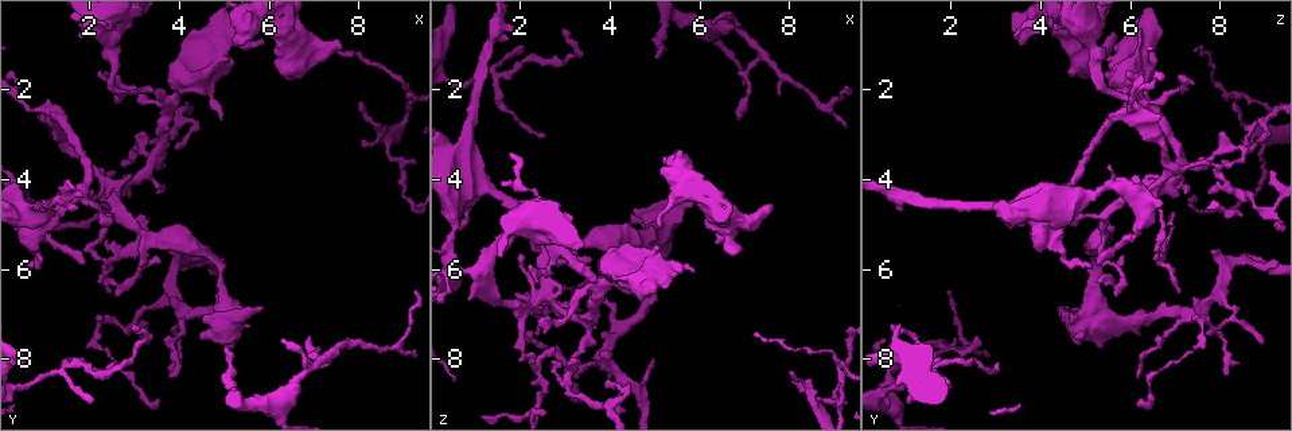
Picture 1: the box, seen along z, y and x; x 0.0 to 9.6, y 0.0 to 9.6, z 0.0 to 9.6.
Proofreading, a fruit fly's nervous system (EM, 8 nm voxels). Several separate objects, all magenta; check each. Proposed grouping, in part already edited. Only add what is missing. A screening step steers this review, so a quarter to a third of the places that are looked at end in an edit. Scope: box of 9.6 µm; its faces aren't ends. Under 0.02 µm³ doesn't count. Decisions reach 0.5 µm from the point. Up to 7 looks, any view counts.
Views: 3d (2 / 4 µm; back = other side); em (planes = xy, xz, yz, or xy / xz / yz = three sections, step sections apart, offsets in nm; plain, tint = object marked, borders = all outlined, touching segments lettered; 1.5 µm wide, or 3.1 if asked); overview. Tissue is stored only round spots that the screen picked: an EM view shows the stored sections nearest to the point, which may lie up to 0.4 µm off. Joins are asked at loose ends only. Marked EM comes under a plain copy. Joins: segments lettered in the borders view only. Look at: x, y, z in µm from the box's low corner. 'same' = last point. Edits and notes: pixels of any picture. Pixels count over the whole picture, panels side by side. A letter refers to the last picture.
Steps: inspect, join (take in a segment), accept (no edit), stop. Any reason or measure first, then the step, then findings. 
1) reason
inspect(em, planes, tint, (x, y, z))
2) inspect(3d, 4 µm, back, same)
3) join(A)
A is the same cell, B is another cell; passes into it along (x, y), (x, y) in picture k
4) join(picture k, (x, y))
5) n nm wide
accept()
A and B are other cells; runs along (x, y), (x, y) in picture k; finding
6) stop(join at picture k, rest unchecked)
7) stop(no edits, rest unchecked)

stops while still wide
inspect(em, planes, borders, (5.20, 0.95, 3.45))

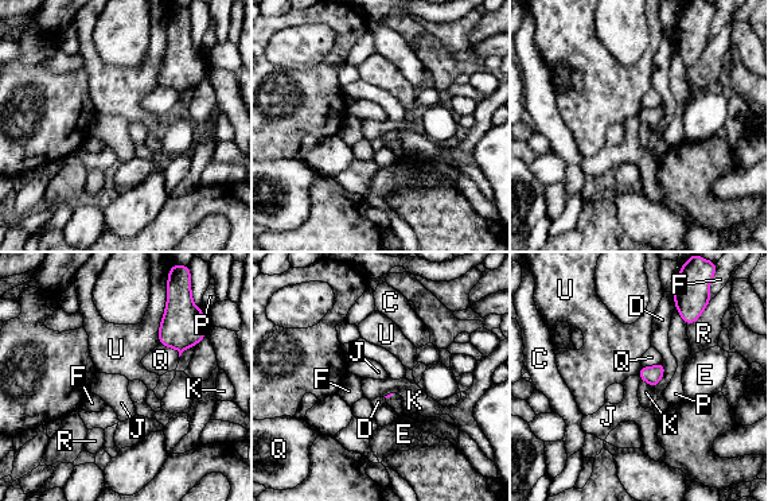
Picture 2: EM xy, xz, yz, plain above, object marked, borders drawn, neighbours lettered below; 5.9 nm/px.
accept()
C, D, E, F, J, K, P, Q, R and U are other cells; border along (636, 375), (640, 379) in picture 2; none of them fits

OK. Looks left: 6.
thin end
inspect(3d, 2 µm, (3.55, 5.85, 5.80))

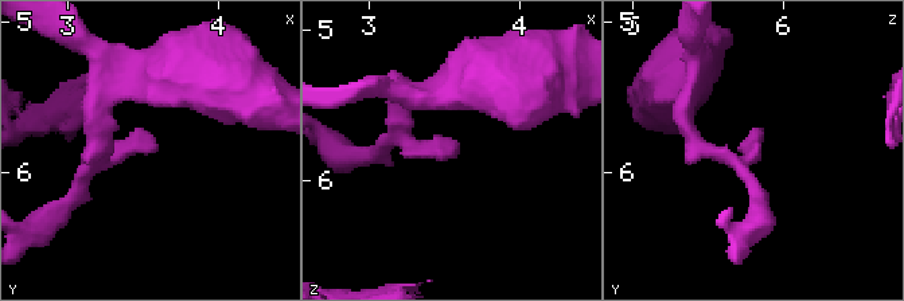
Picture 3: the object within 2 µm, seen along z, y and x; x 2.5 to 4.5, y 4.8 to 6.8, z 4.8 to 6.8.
inspect(em, planes, borders, (3.58, 5.80, 5.84))

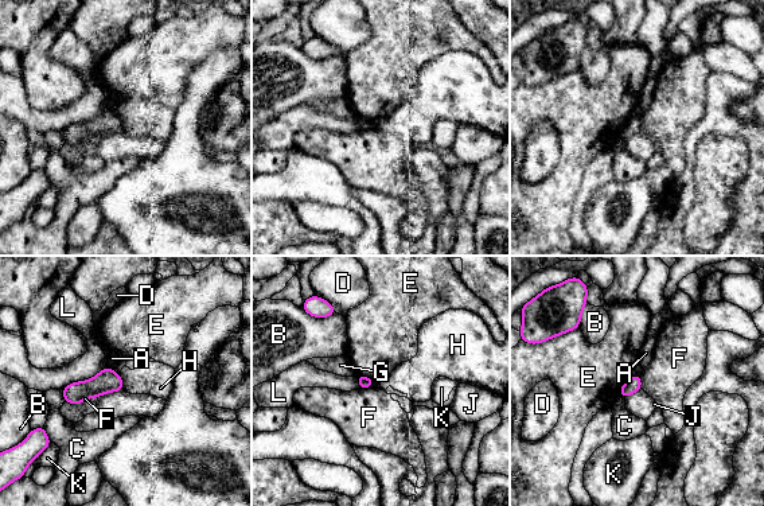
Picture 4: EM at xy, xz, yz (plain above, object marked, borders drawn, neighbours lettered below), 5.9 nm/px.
80 nm wide
accept()
A, B, C, D, E, F, G, H, J, K and L are other cells; border along (120, 376), (124, 389) in picture 4; none of them fits

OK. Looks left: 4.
tapers out
inspect(em, xy, step 4, tint, (1.90, 0.90, 3.45))

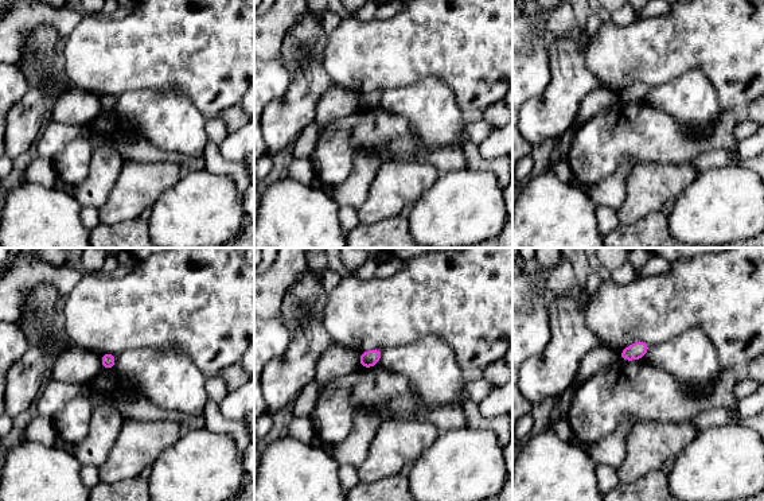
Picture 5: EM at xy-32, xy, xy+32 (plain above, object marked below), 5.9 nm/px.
inspect(em, xy, step 4, borders, same)

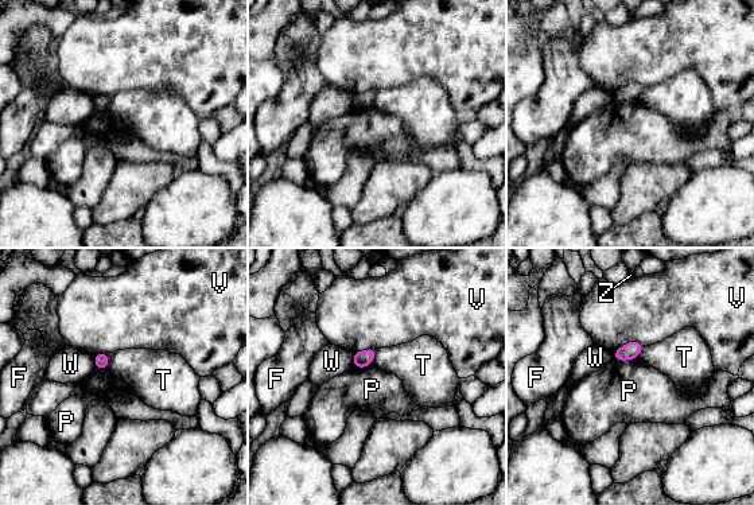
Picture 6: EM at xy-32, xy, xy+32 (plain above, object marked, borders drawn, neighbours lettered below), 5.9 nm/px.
accept()
F, P, T, V, W and Z are other cells; none of them fits

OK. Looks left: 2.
stop(no edits, rest unchecked)

